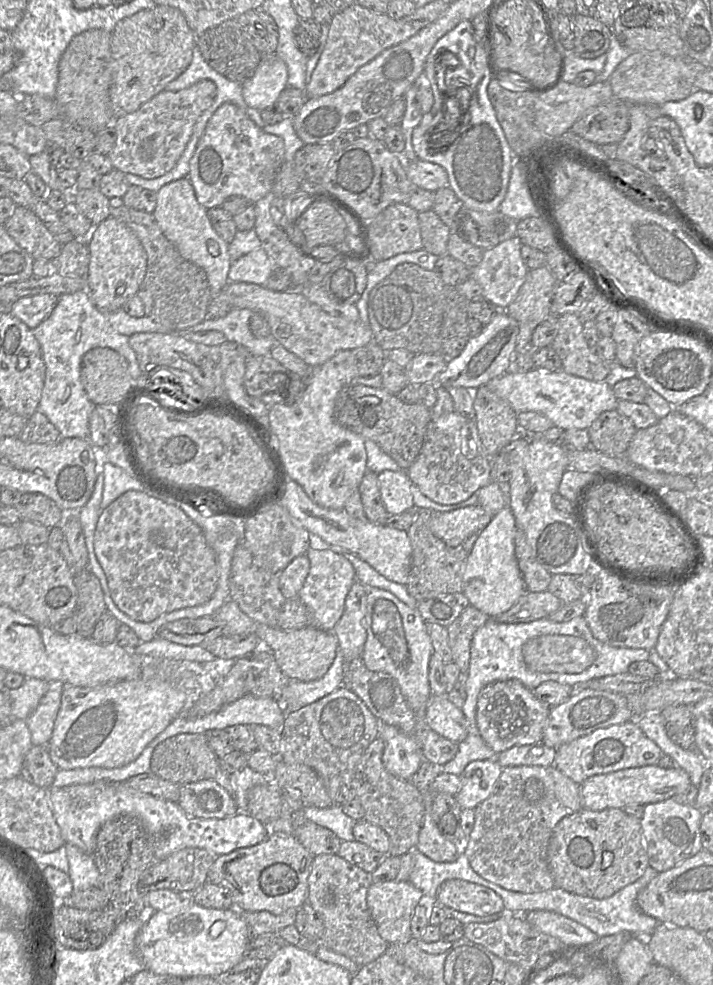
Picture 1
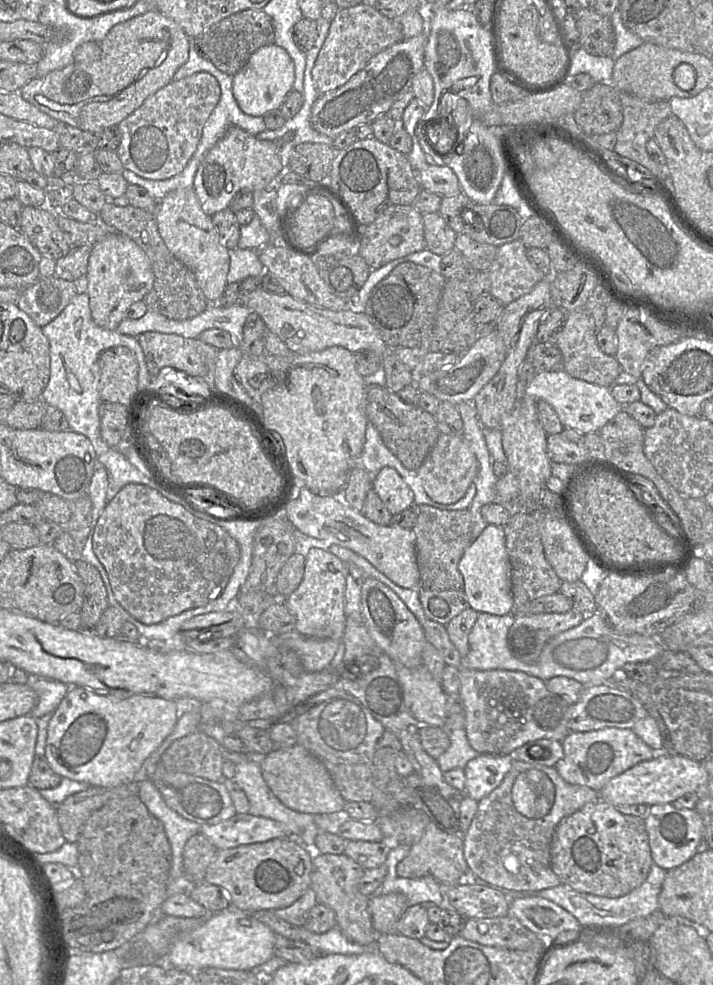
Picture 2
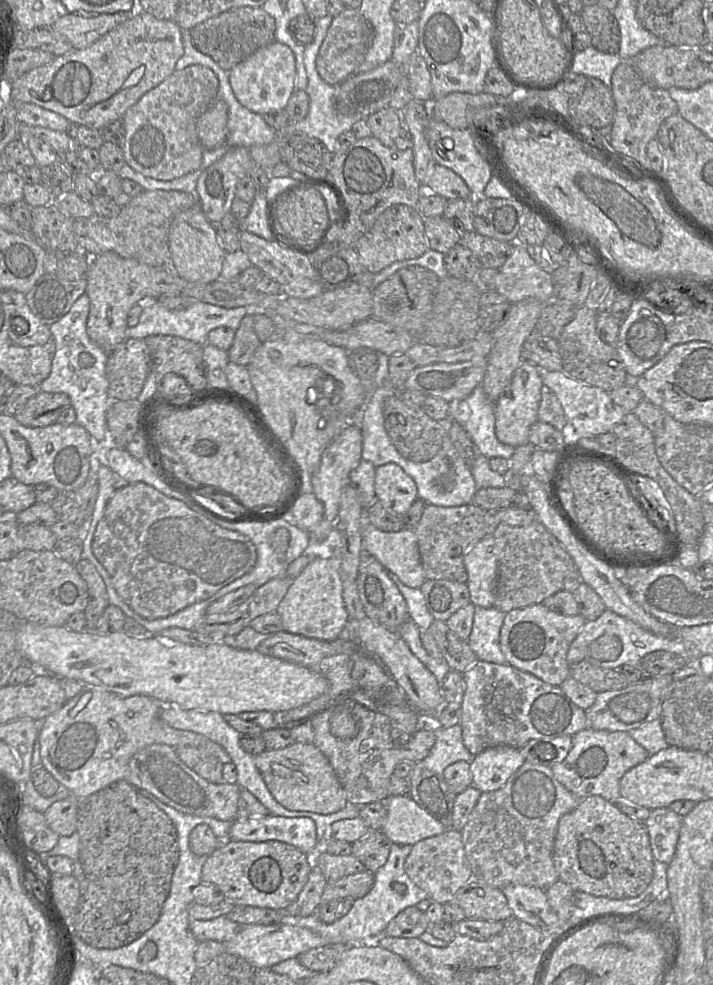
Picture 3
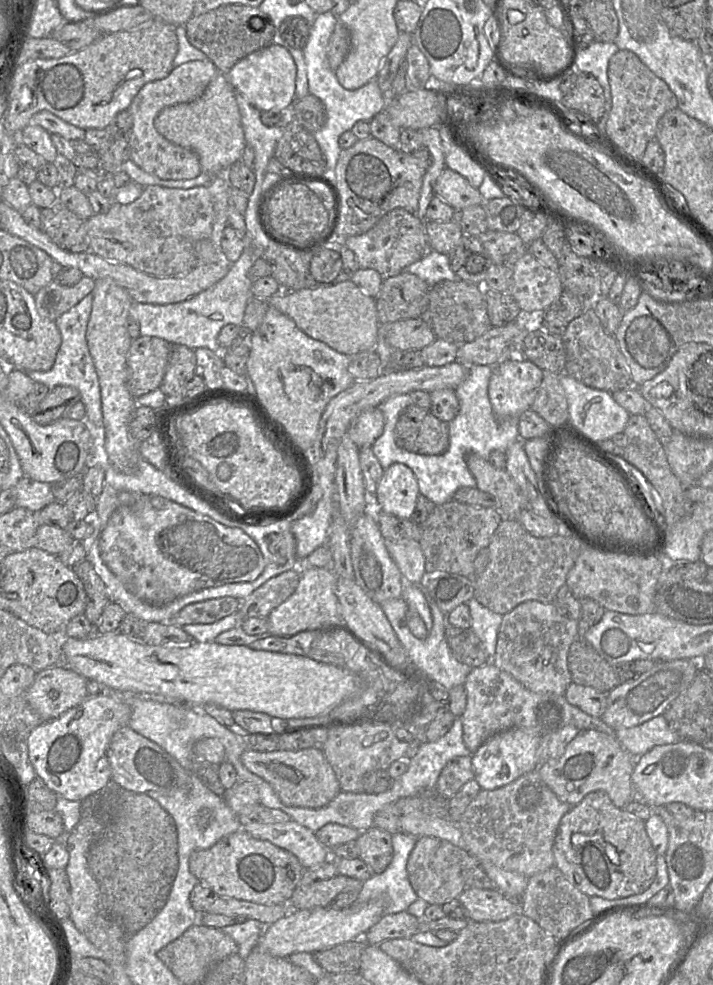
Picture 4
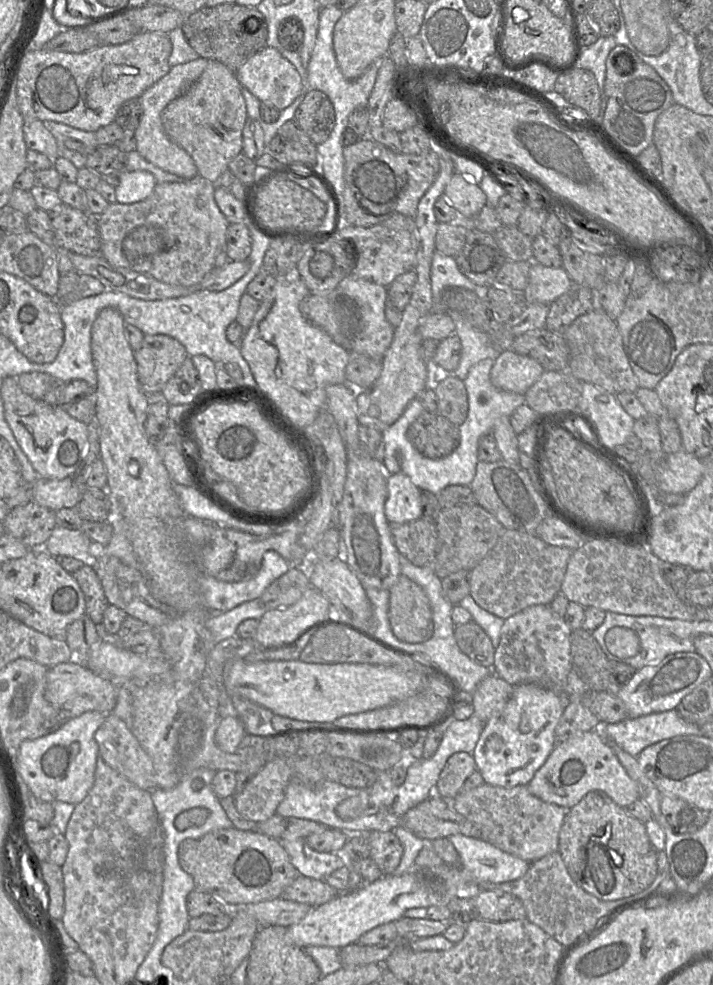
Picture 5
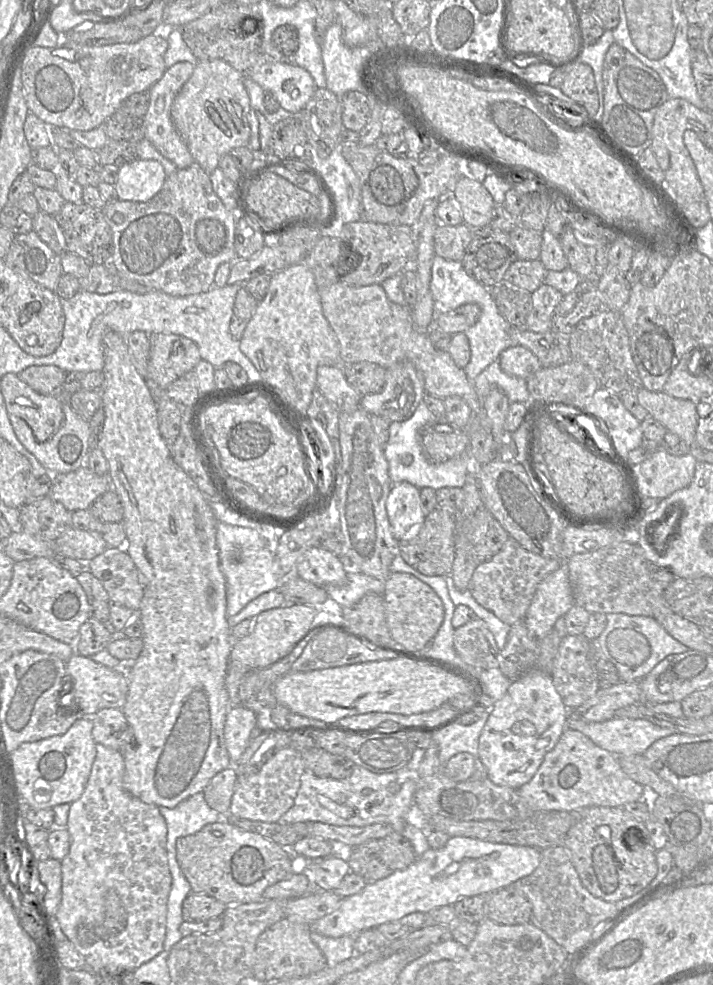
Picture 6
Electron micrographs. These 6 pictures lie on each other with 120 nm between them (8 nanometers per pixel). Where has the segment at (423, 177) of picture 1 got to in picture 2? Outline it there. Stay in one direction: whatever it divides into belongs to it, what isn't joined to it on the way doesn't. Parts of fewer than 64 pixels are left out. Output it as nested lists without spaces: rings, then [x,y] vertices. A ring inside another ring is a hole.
[[[427,164],[424,169],[417,172],[417,175],[422,189],[441,197],[461,192],[457,176],[447,166]]]

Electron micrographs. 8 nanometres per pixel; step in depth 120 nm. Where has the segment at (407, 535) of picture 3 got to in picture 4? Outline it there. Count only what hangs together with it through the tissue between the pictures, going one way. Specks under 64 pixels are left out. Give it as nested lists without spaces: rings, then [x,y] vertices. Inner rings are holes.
[[[412,539],[386,540],[385,545],[407,582],[413,585],[424,582],[427,577],[425,559],[418,541]]]

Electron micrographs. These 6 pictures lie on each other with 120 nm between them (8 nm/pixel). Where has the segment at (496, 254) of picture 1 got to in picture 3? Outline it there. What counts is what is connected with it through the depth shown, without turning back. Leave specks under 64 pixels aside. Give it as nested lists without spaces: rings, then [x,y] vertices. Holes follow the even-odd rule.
[[[513,243],[511,254],[498,271],[496,291],[511,304],[520,302],[526,298],[535,298],[544,304],[554,299],[552,275],[536,264],[530,257],[526,246],[520,243]]]

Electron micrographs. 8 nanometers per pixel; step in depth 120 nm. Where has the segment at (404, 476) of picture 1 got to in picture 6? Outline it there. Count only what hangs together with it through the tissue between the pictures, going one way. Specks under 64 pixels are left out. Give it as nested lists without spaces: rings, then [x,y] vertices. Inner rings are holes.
[[[409,482],[392,484],[386,499],[386,512],[393,536],[397,541],[409,540],[417,535],[416,528],[421,527],[426,514],[422,509],[420,489]]]

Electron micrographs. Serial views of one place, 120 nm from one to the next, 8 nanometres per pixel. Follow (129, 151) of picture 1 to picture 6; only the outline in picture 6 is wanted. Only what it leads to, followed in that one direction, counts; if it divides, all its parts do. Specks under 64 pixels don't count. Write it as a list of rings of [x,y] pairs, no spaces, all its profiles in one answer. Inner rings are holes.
[[[179,62],[166,68],[163,76],[149,88],[149,105],[143,116],[144,137],[162,156],[174,163],[178,169],[189,167],[194,159],[172,122],[170,108],[174,98],[192,75],[194,68],[195,65],[189,62]]]

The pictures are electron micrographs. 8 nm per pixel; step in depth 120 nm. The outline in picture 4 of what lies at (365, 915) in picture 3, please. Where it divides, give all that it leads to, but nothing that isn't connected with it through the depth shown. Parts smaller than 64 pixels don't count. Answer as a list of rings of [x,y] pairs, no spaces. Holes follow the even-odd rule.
[[[404,832],[392,834],[392,861],[382,873],[372,874],[369,879],[362,882],[361,890],[354,905],[365,904],[374,898],[383,898],[385,901],[385,914],[395,914],[401,911],[407,911],[418,919],[424,919],[424,911],[428,904],[424,900],[418,899],[408,880],[406,870],[408,857],[413,850],[417,839],[418,838]]]

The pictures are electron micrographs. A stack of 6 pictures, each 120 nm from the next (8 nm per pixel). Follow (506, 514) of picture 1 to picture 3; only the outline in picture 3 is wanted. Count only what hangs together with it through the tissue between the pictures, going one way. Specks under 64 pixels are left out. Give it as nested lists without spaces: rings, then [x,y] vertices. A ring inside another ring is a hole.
[[[487,535],[470,548],[464,556],[464,566],[468,574],[467,586],[470,593],[470,602],[483,608],[494,607],[495,587],[498,570],[498,558],[493,535]]]

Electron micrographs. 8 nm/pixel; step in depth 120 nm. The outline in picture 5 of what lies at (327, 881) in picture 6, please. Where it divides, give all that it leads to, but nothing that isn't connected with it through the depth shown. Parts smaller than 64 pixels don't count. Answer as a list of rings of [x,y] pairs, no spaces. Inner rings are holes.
[[[304,838],[279,840],[299,875],[325,880],[333,871],[346,865],[341,853],[322,853],[310,848]]]

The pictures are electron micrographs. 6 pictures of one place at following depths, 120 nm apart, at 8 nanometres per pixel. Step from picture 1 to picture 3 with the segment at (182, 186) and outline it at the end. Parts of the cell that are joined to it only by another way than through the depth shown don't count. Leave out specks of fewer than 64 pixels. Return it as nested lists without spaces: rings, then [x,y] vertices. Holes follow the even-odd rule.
[[[200,206],[179,212],[173,219],[169,232],[169,246],[175,266],[175,272],[183,279],[191,282],[212,282],[221,278],[226,252],[218,238],[216,227],[203,213]]]

